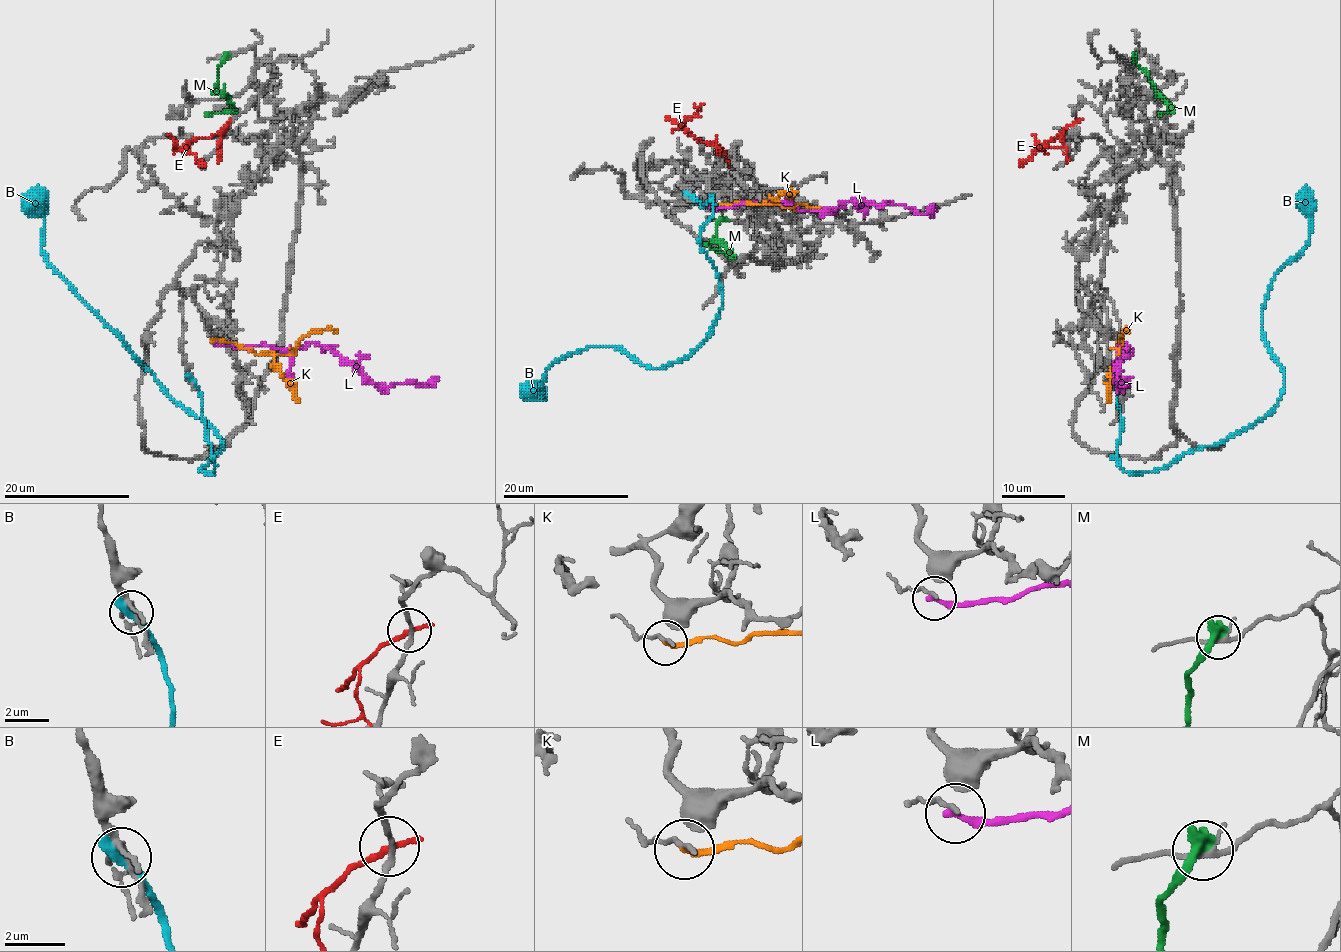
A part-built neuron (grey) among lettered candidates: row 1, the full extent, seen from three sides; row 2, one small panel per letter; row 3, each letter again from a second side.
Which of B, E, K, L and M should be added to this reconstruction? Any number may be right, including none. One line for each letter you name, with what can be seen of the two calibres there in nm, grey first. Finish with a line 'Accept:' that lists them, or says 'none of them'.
Accept: none of them

